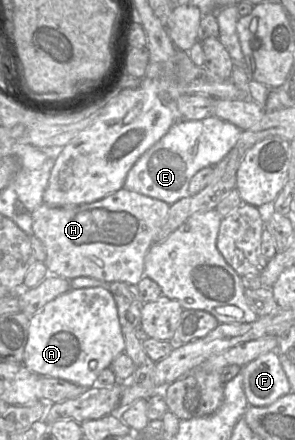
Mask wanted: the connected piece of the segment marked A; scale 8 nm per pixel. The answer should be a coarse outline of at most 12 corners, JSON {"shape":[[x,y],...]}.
{"shape":[[111,292],[30,317],[23,364],[88,389],[124,350]]}

